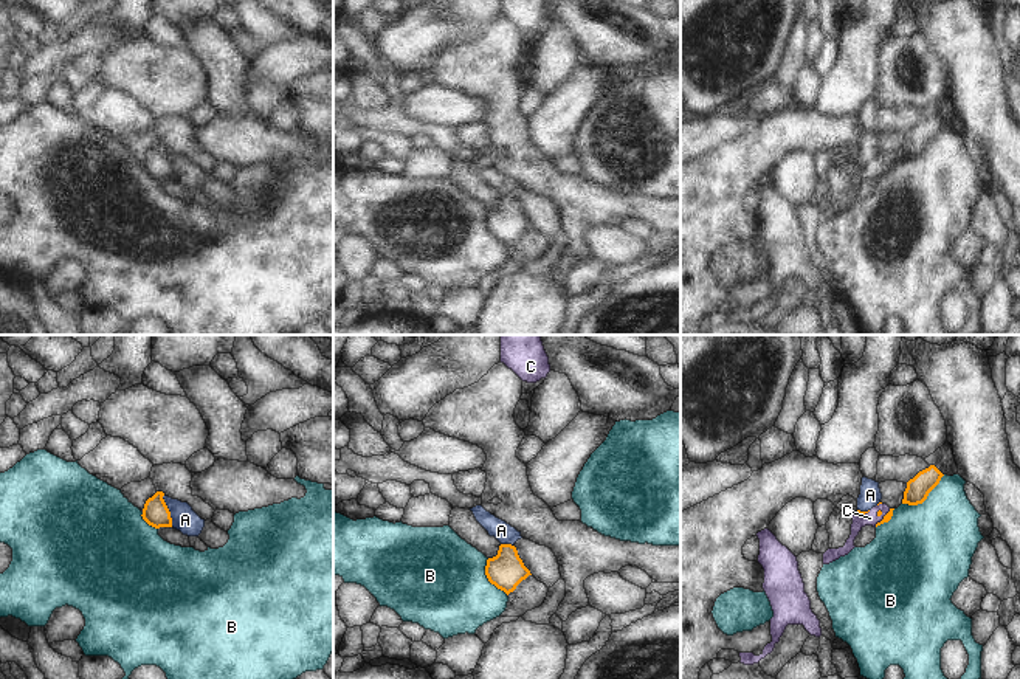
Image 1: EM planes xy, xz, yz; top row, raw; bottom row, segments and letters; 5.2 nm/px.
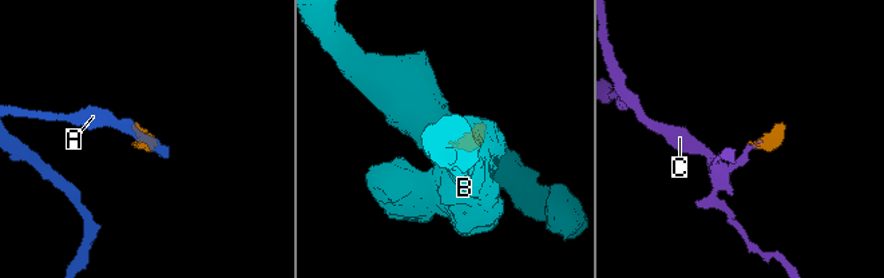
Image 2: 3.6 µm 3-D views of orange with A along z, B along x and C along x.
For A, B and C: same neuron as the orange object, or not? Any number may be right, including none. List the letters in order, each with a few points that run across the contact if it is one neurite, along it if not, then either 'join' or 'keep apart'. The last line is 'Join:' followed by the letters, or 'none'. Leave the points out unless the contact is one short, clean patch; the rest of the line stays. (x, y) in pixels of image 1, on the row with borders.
A: line xy (163, 495), (172, 526); keep apart
B: keep apart
C: line yz (889, 515), (884, 518), (870, 518); join
Join: C

